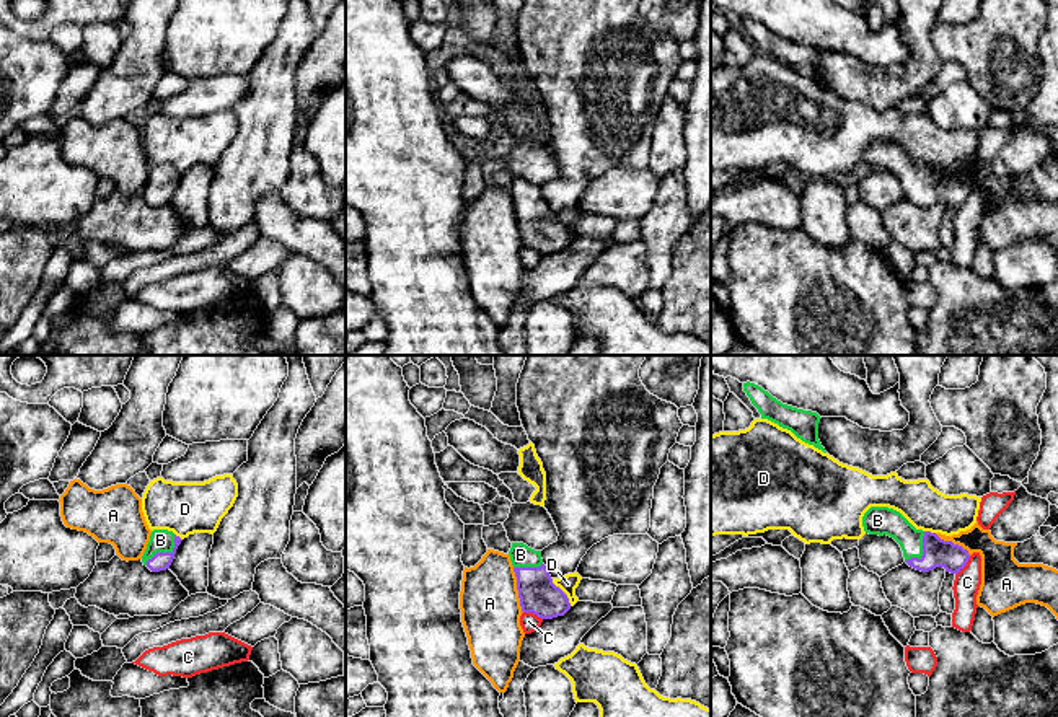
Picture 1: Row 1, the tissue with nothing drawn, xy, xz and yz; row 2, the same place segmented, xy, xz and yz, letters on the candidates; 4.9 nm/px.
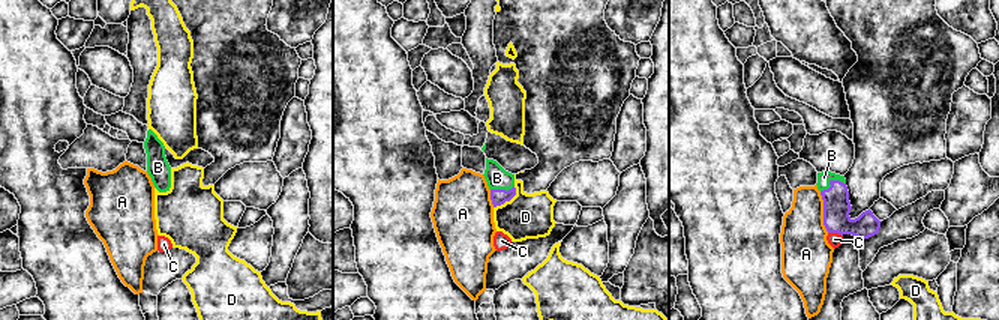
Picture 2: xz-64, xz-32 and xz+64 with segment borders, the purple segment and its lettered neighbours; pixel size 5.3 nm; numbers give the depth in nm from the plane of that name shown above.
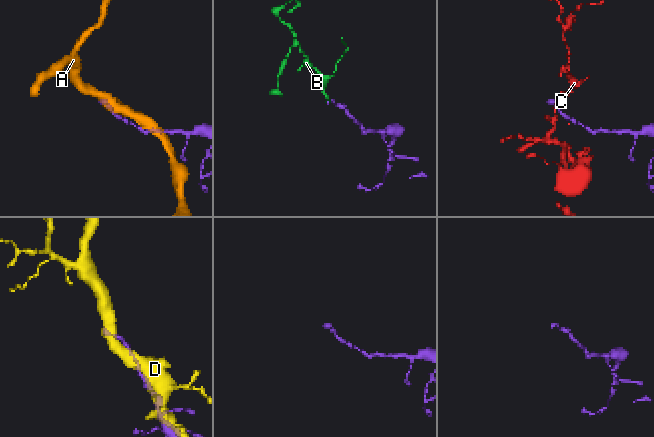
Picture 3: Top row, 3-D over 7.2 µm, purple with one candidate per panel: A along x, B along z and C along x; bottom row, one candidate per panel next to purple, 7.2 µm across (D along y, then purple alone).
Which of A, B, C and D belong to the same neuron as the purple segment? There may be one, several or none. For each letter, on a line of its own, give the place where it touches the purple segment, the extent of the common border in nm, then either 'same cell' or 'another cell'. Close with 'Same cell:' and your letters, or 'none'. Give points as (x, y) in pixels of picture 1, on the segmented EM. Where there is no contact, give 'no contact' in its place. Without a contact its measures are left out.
A: meets purple in xz at (517, 589); contact 240 nm long; another cell
B: meets purple in xy at (165, 553); contact 220 nm long; same cell
C: meets purple in yz at (965, 564); contact 130 nm long; another cell
D: meets purple in xz at (563, 592); contact 170 nm long; another cell
Same cell: B

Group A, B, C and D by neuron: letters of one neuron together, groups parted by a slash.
A / B / C / D

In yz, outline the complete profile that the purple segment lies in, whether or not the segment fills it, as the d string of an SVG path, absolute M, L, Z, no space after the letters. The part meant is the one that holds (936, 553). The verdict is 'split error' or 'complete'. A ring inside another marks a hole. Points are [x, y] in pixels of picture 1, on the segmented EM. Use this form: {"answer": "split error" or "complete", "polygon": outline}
{"answer": "split error", "polygon": "M871 507L862 517L862 526L869 534L893 538L905 562L921 572L944 567L957 575L970 559L962 546L944 541L936 533L916 530L900 512L888 507Z"}

